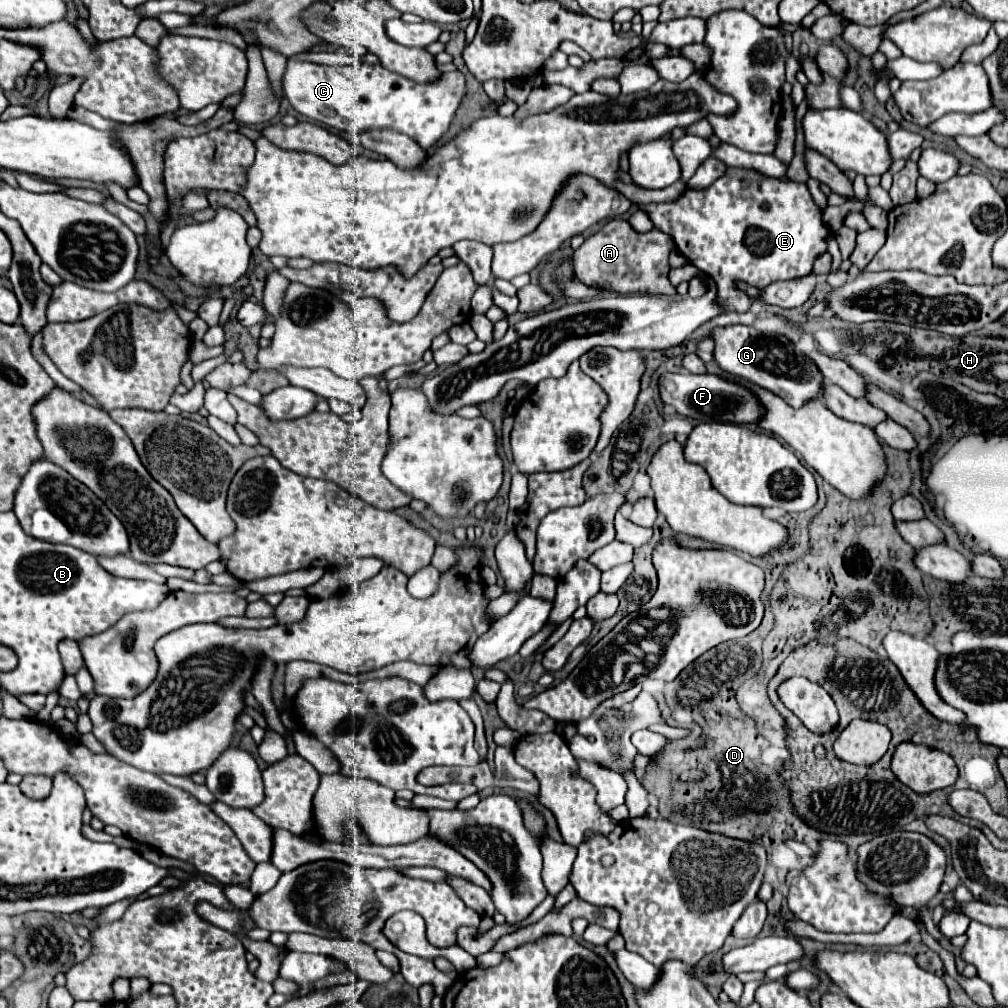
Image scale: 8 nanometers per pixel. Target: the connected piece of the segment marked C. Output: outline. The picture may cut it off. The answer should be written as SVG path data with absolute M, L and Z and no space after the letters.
M288 60L282 76L282 88L294 110L302 116L336 130L358 136L366 130L396 130L414 138L422 148L430 148L450 126L464 94L464 74L442 72L438 80L418 84L384 66L324 66L300 60Z

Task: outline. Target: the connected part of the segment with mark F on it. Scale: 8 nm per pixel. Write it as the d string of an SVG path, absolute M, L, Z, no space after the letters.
M668 372L660 376L658 388L660 388L660 398L664 404L672 404L678 414L686 418L694 418L698 422L714 420L714 422L748 424L748 422L758 422L764 412L756 396L750 390L714 374L698 376L698 374L688 374L688 372L678 372L678 374Z

